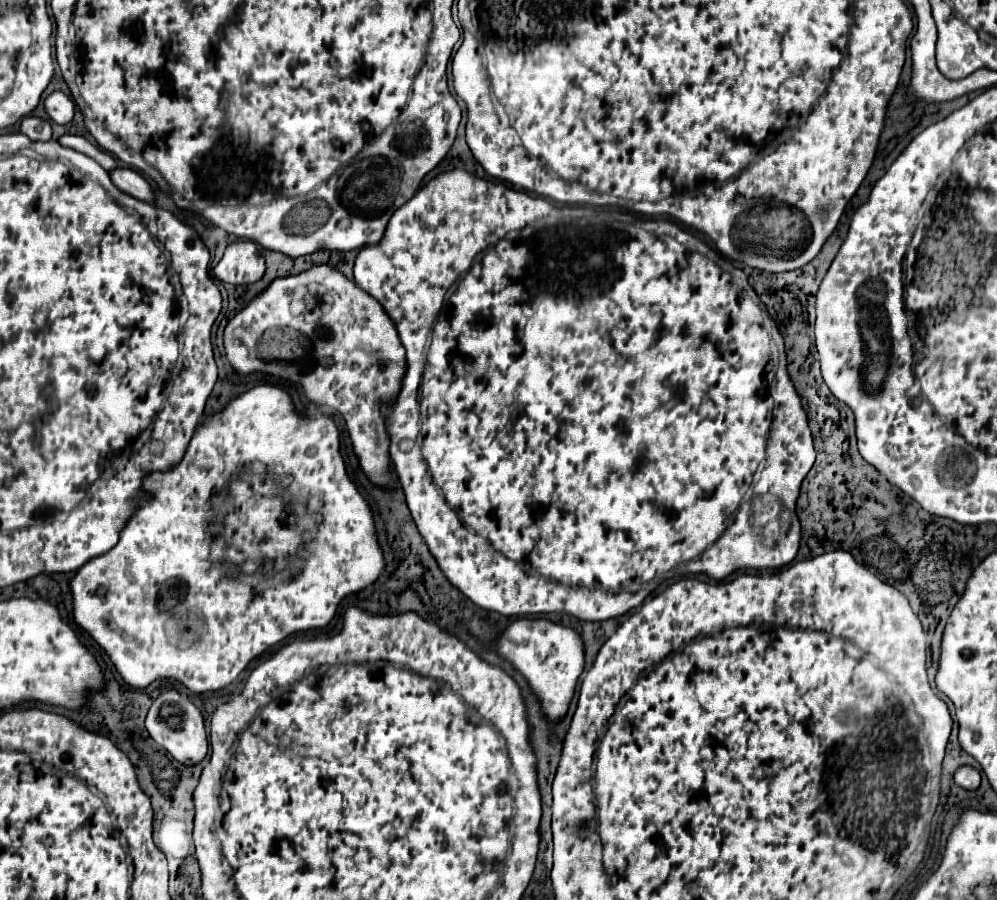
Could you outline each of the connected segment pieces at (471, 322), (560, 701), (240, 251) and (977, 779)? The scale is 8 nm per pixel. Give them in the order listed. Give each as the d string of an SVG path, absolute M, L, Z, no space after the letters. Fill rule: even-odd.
M453 169L431 179L411 201L395 211L383 243L363 247L357 253L353 267L355 283L385 307L407 349L403 391L391 409L383 409L383 415L387 415L387 431L391 435L389 453L393 467L407 497L409 511L431 555L445 577L481 609L507 617L567 613L581 621L605 621L641 605L655 589L655 585L643 583L649 583L657 573L671 571L675 565L681 569L681 575L707 573L713 579L725 579L737 569L777 569L791 563L797 555L801 525L795 515L795 503L801 483L815 463L815 449L807 415L789 379L785 343L777 322L747 283L747 275L697 239L695 234L663 217L646 217L643 223L623 221L623 215L607 209L559 208L545 198L479 179L465 169ZM433 307L439 307L441 311L437 311L435 323ZM473 329L479 329L479 337L475 337ZM429 335L431 345L425 355ZM763 459L765 469L757 481L757 489L753 487L753 501L741 503L753 483L757 465ZM739 505L743 505L743 519L735 525L735 511ZM755 527L775 545L767 545Z
M517 619L505 633L501 633L497 639L497 649L499 655L511 661L529 681L541 701L543 713L551 721L559 721L569 709L577 679L585 665L581 637L573 629L561 627L547 619Z
M235 241L227 245L223 259L213 271L215 277L225 283L255 283L265 273L265 259L259 255L253 241Z
M961 767L955 773L955 783L967 791L975 791L981 785L981 775L973 767Z

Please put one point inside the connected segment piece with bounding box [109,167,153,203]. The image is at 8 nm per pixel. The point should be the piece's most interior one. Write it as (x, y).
(129, 181)

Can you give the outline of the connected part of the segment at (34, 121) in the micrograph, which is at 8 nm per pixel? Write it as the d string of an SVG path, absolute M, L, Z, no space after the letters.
M23 117L21 133L27 135L31 141L49 141L51 139L51 125L39 117Z

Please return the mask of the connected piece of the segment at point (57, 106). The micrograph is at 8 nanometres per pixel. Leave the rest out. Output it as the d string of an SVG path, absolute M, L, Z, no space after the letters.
M53 91L47 99L45 99L45 111L47 115L55 121L55 123L69 123L73 119L73 113L75 113L75 107L73 107L73 101L61 93L61 91Z

